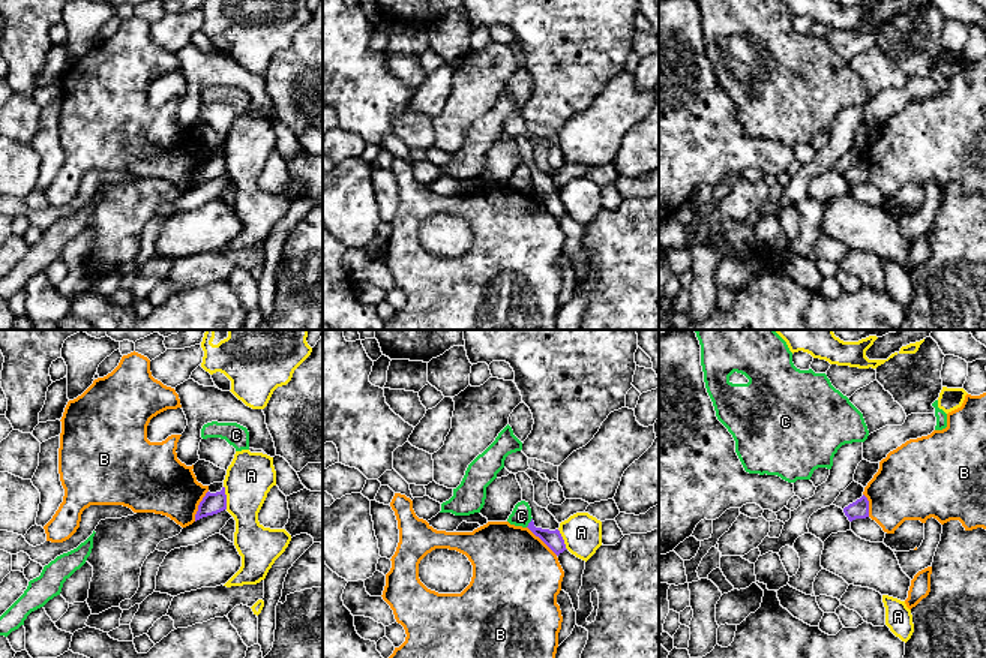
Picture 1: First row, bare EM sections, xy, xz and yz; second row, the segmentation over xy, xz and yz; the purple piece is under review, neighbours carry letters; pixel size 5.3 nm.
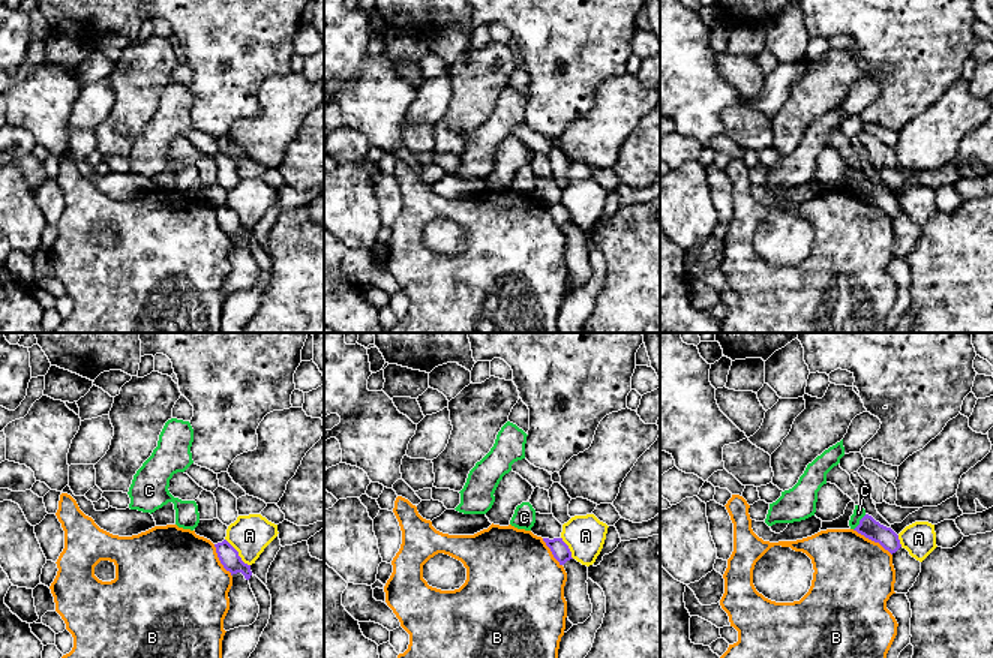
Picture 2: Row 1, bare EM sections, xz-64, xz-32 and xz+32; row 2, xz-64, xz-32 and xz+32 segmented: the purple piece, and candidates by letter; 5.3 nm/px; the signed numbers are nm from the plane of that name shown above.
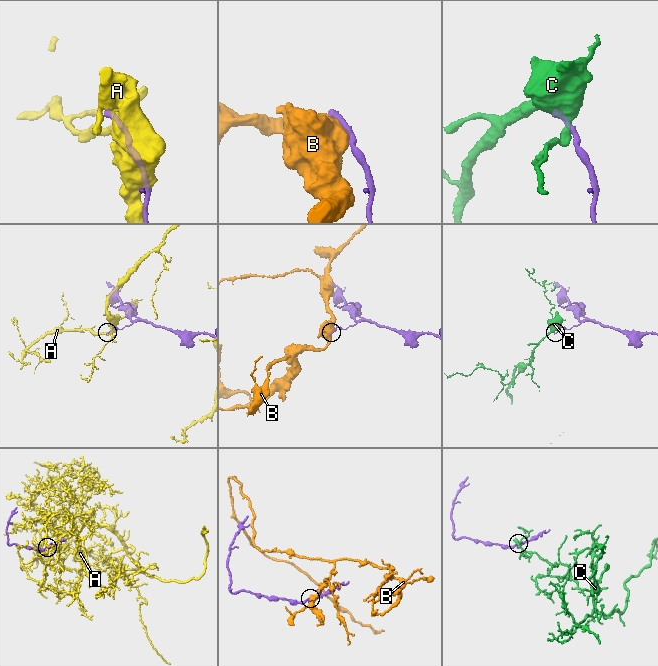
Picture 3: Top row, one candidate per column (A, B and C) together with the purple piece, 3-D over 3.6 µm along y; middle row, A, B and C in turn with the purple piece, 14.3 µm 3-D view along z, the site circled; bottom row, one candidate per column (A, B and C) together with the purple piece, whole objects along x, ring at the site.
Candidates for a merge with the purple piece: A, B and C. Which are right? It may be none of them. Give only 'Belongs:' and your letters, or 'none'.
Belongs: none

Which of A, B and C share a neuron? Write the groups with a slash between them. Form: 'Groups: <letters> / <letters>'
Groups: A / B / C

